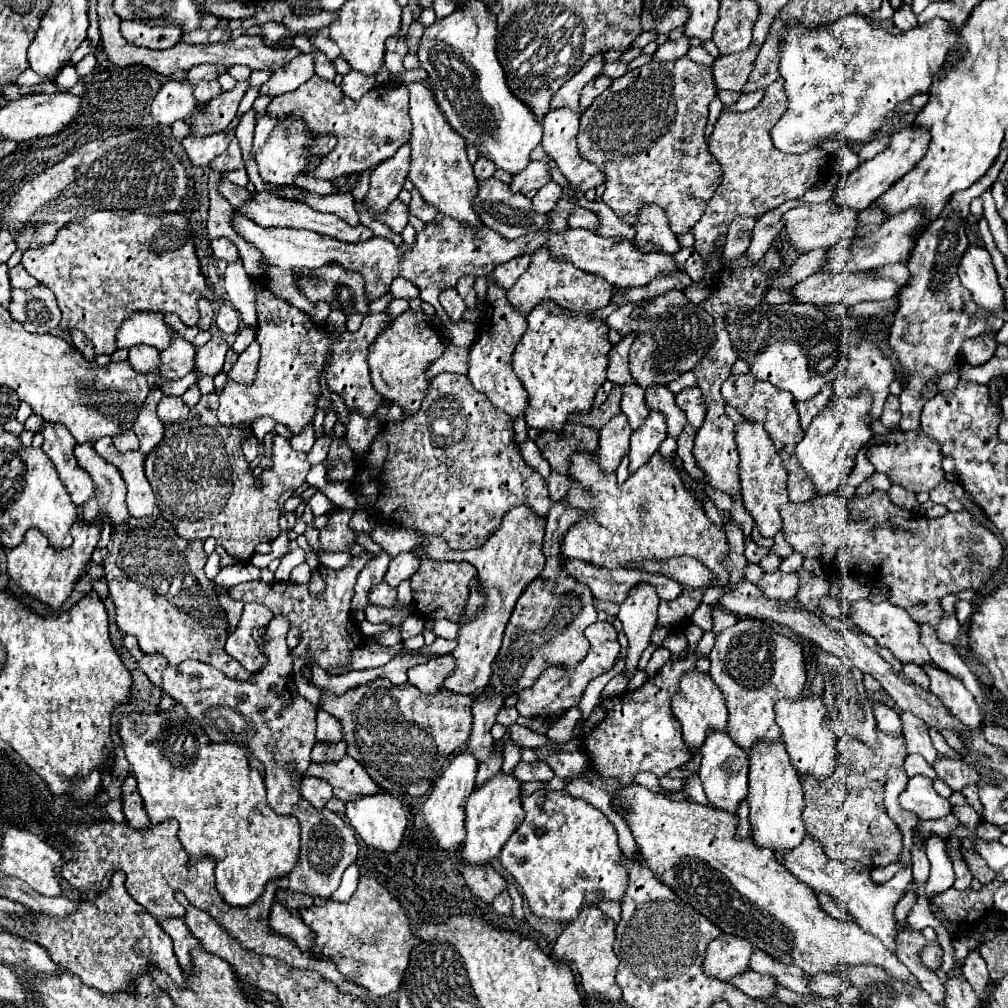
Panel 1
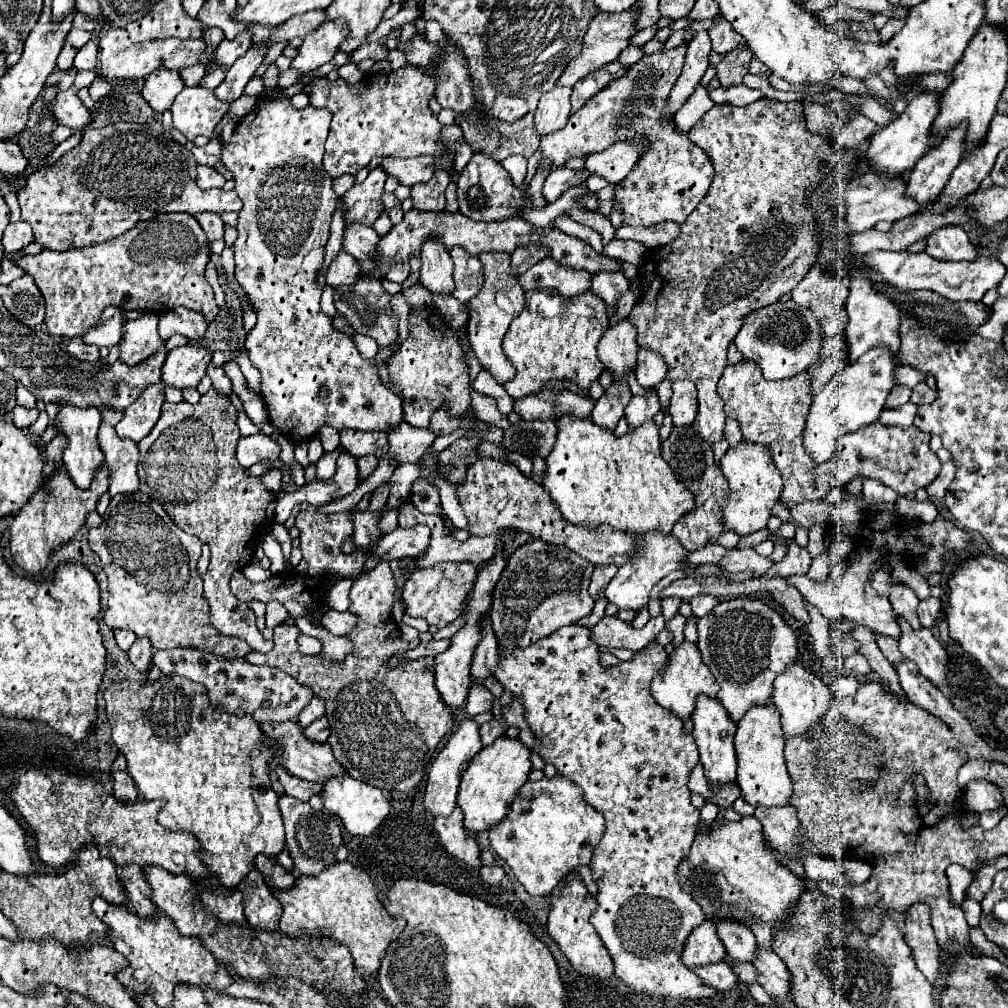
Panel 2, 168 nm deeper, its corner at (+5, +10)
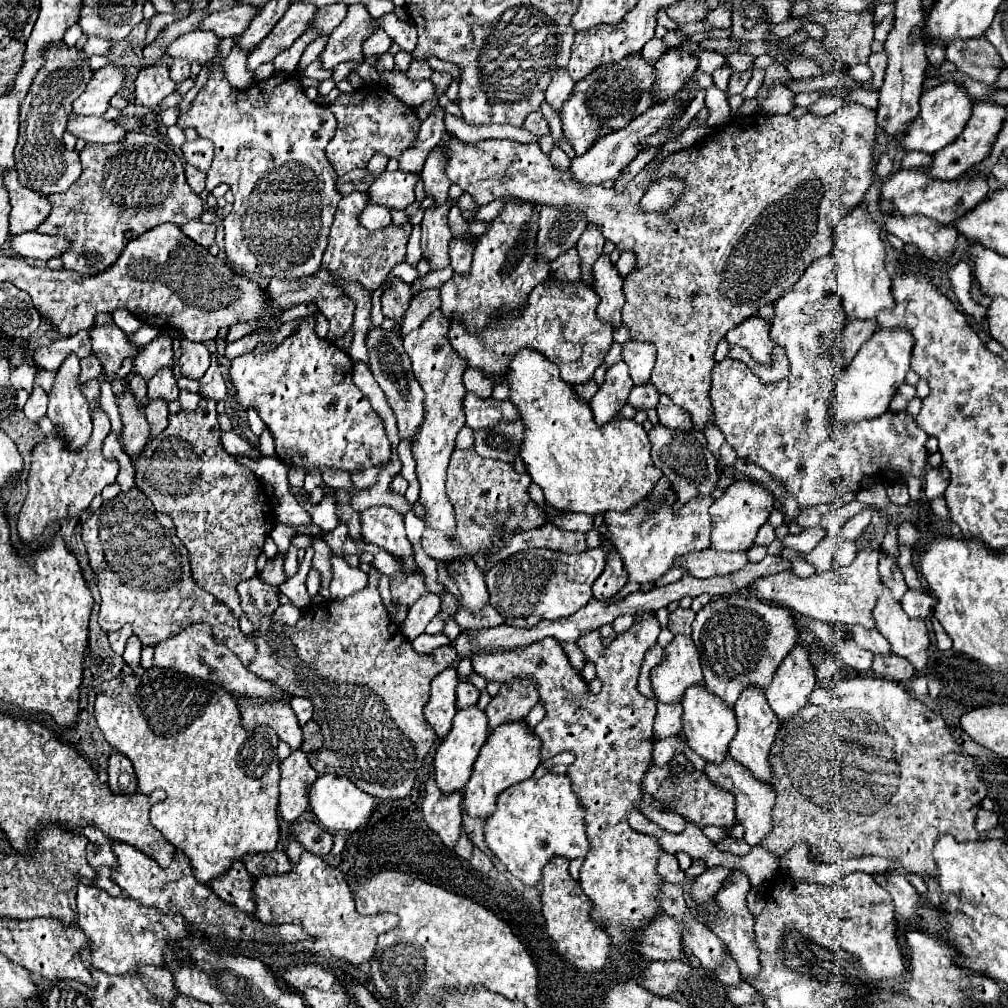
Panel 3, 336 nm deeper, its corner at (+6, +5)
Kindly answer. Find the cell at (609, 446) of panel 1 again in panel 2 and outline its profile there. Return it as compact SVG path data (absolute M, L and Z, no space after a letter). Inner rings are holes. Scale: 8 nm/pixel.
M614 381L604 391L604 395L594 403L590 419L604 429L614 429L618 419L624 415L624 409L626 409L630 397L632 397L632 393L630 393L628 383L626 381Z

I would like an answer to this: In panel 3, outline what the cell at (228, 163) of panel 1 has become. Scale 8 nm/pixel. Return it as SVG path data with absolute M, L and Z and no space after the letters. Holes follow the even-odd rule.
M197 138L193 142L185 142L181 146L183 150L183 158L187 160L187 164L207 172L213 160L213 142L205 140L205 138Z

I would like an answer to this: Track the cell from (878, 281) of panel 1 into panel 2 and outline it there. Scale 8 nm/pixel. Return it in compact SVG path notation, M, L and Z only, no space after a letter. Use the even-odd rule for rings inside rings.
M874 251L864 255L864 263L882 273L888 283L892 283L898 291L912 289L930 289L940 293L950 301L980 301L988 289L998 287L1002 277L1006 275L1006 267L998 259L976 259L972 263L950 263L938 261L926 253L908 253L908 251Z

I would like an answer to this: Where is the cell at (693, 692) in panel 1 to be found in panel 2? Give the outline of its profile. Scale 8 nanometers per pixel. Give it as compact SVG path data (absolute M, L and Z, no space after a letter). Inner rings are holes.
M680 643L678 647L674 647L672 655L668 657L668 663L666 667L652 677L652 683L650 683L650 691L652 691L652 697L666 709L670 709L672 713L676 713L676 717L684 719L684 717L690 717L690 713L694 711L694 701L696 701L696 695L698 693L704 693L704 695L710 695L710 697L716 697L718 693L718 683L714 681L714 675L710 673L710 669L704 665L700 653L698 653L698 647L694 643Z

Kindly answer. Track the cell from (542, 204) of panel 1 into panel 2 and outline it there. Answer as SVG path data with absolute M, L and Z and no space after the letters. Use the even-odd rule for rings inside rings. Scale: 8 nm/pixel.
M566 165L562 167L556 167L544 187L542 187L542 195L548 203L554 203L556 199L560 199L570 187L578 187L578 185L584 185L586 179L590 177L590 171L588 169L582 169L582 171L574 171L574 169L568 169Z

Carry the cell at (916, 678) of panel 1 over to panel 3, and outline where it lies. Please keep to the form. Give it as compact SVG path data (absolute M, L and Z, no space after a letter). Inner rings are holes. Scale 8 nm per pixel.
M853 626L851 632L853 632L853 640L861 648L865 648L865 650L869 650L873 654L891 654L889 642L877 630L865 630L863 626Z

